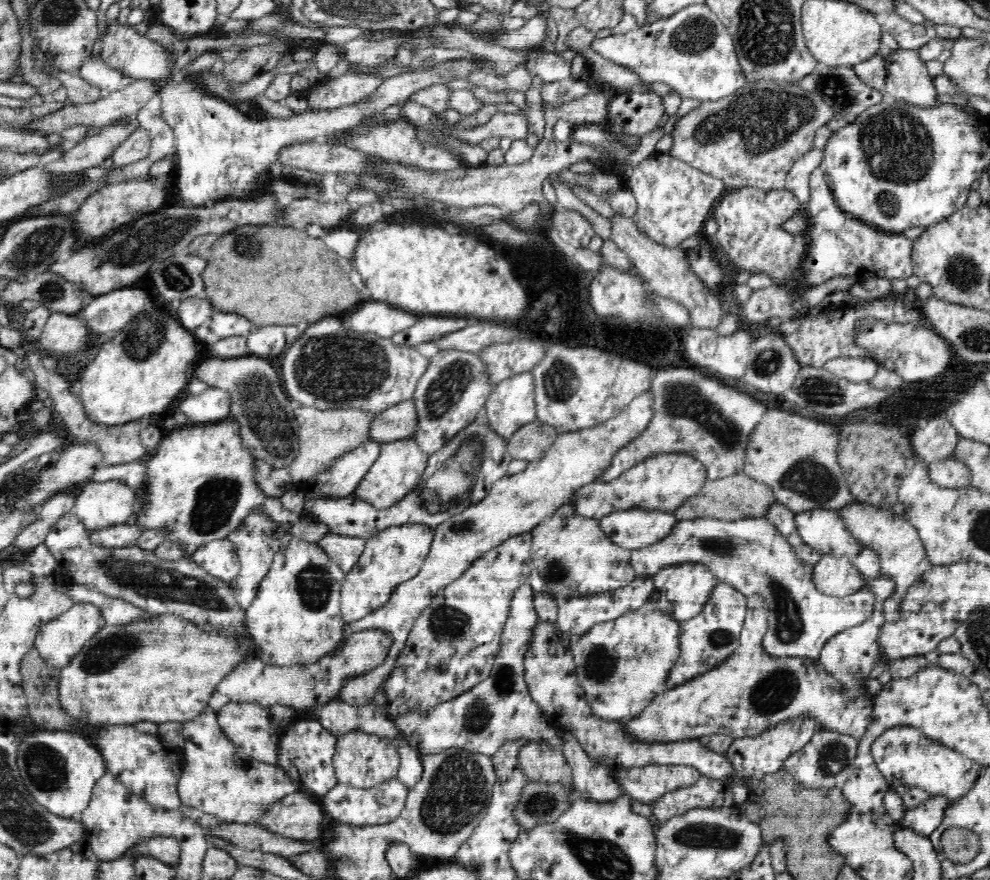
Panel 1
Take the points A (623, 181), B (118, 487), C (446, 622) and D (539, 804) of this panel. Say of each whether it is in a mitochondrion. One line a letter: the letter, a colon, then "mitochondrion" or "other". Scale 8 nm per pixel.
A: other
B: other
C: mitochondrion
D: mitochondrion

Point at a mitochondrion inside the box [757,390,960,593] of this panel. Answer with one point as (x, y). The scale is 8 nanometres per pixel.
(811, 479)

